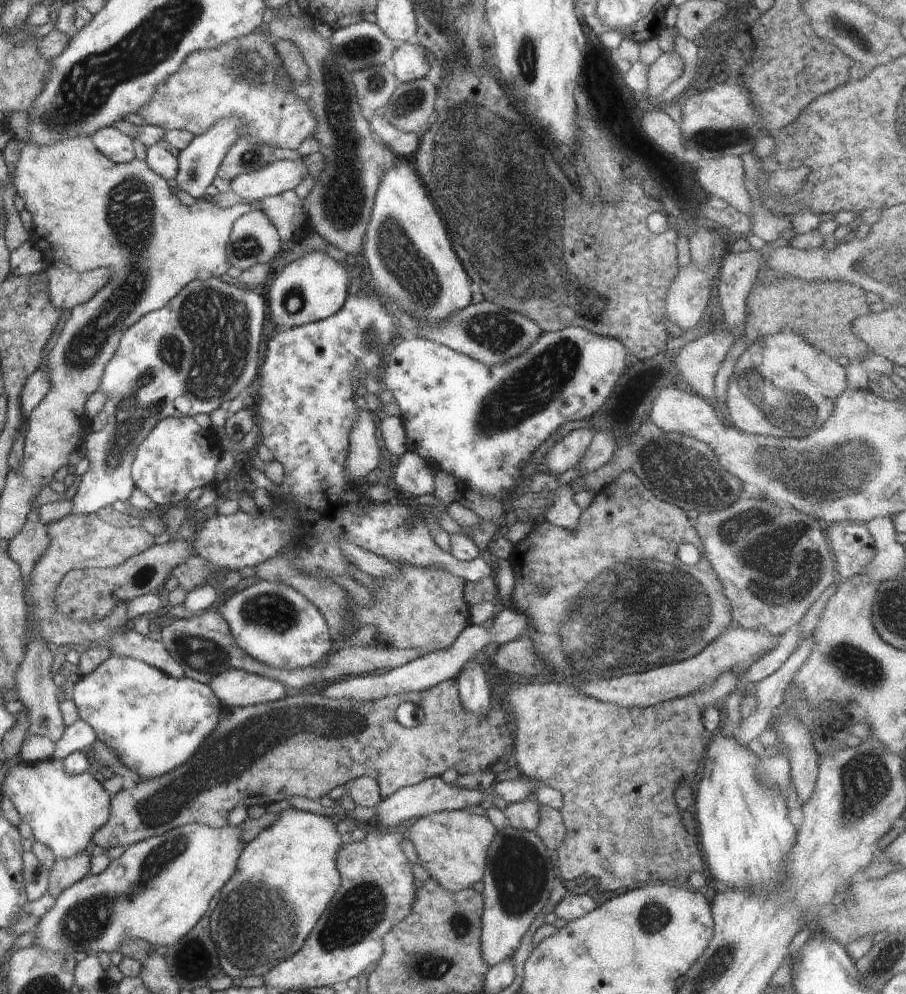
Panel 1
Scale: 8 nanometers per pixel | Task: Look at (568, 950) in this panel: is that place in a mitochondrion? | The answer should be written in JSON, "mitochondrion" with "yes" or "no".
{"mitochondrion":"no"}

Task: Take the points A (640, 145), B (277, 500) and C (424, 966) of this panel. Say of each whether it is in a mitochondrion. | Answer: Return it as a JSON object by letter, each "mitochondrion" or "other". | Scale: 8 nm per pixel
{"A":"other","B":"other","C":"mitochondrion"}

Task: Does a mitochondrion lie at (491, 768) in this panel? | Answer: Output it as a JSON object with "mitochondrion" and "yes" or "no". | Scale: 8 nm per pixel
{"mitochondrion":"no"}

